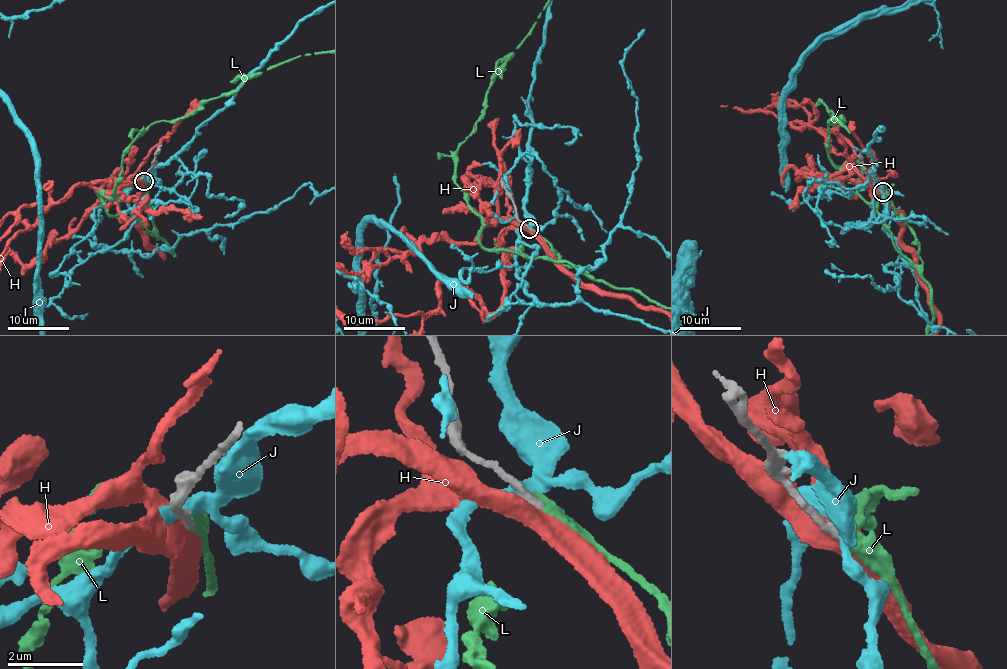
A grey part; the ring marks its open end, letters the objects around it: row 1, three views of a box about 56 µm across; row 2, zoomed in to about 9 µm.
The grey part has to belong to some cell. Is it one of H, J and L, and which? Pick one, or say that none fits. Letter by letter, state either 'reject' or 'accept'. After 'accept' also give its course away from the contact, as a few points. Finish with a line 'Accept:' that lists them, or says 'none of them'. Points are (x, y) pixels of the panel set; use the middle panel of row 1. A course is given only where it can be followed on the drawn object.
H: reject
J: reject
L: accept | via (529, 227), (596, 281), (482, 245), (453, 180), (499, 60)
Accept: L

